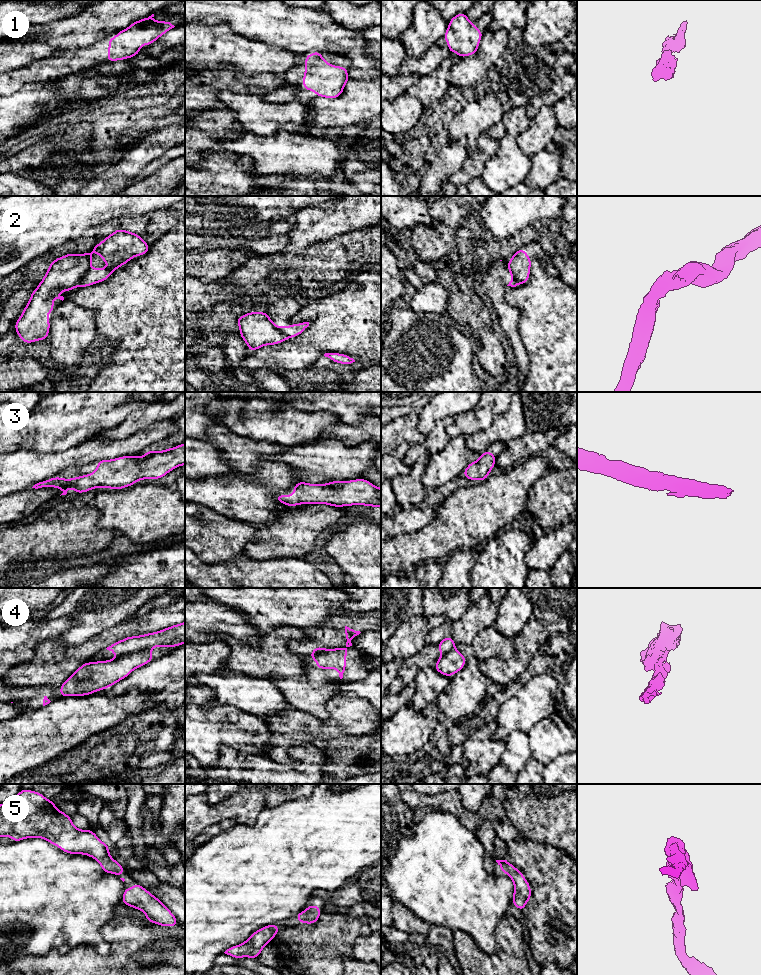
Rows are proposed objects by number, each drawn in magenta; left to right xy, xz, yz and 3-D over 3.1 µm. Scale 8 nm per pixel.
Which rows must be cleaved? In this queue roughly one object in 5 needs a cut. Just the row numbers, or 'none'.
2, 4

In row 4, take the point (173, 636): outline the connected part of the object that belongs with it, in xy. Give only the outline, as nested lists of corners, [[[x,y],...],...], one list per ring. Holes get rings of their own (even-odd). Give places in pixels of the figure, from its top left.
[[[185,621],[145,635],[126,637],[106,649],[117,657],[153,647],[176,647],[185,643]]]

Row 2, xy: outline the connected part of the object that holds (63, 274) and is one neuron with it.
[[[69,253],[50,263],[49,268],[31,293],[31,297],[19,319],[16,333],[25,343],[45,340],[49,336],[50,312],[55,309],[54,299],[64,300],[57,292],[71,291],[89,269],[89,253]]]

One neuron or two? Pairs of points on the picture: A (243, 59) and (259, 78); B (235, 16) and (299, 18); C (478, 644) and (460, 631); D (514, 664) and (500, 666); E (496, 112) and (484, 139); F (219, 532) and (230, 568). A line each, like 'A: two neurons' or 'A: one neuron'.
A: two neurons
B: one neuron
C: two neurons
D: one neuron
E: two neurons
F: two neurons

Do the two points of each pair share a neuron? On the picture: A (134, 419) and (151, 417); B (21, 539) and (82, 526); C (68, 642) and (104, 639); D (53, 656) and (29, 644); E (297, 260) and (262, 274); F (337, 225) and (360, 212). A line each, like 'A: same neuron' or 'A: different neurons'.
A: same neuron
B: same neuron
C: different neurons
D: different neurons
E: same neuron
F: same neuron

